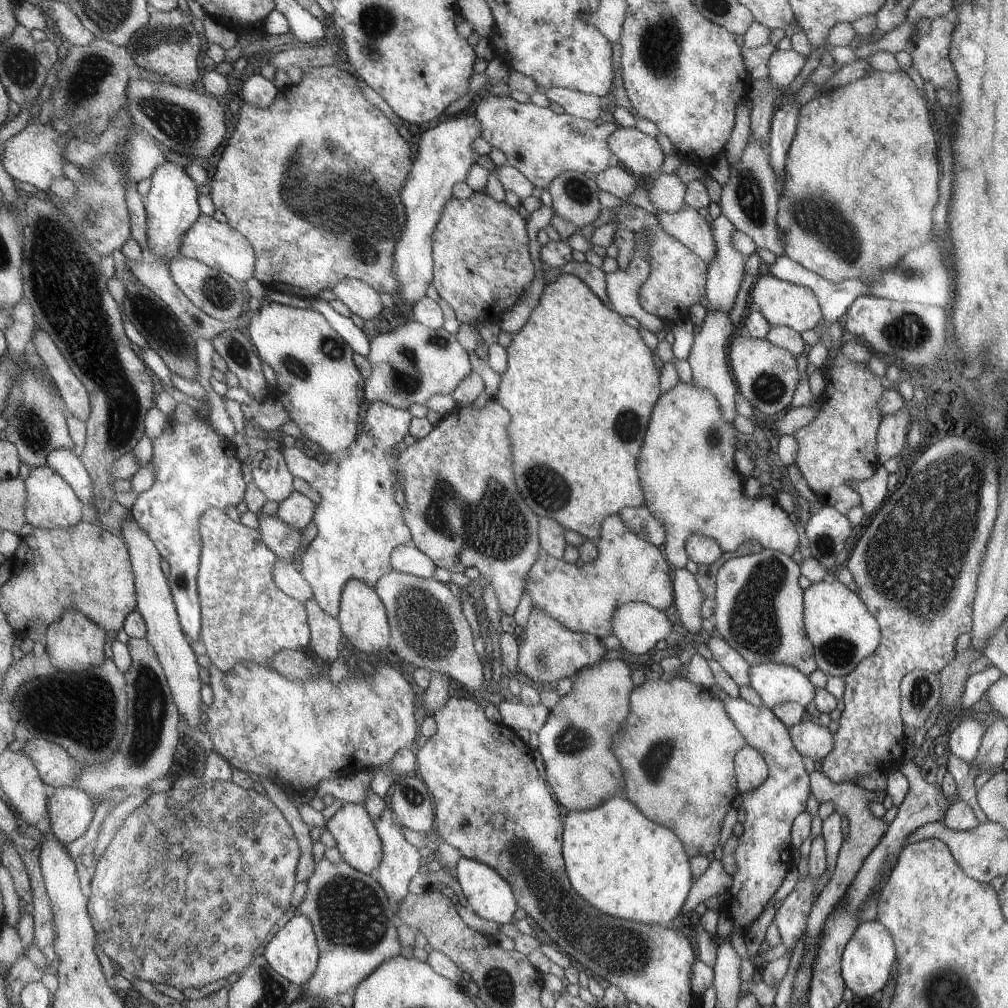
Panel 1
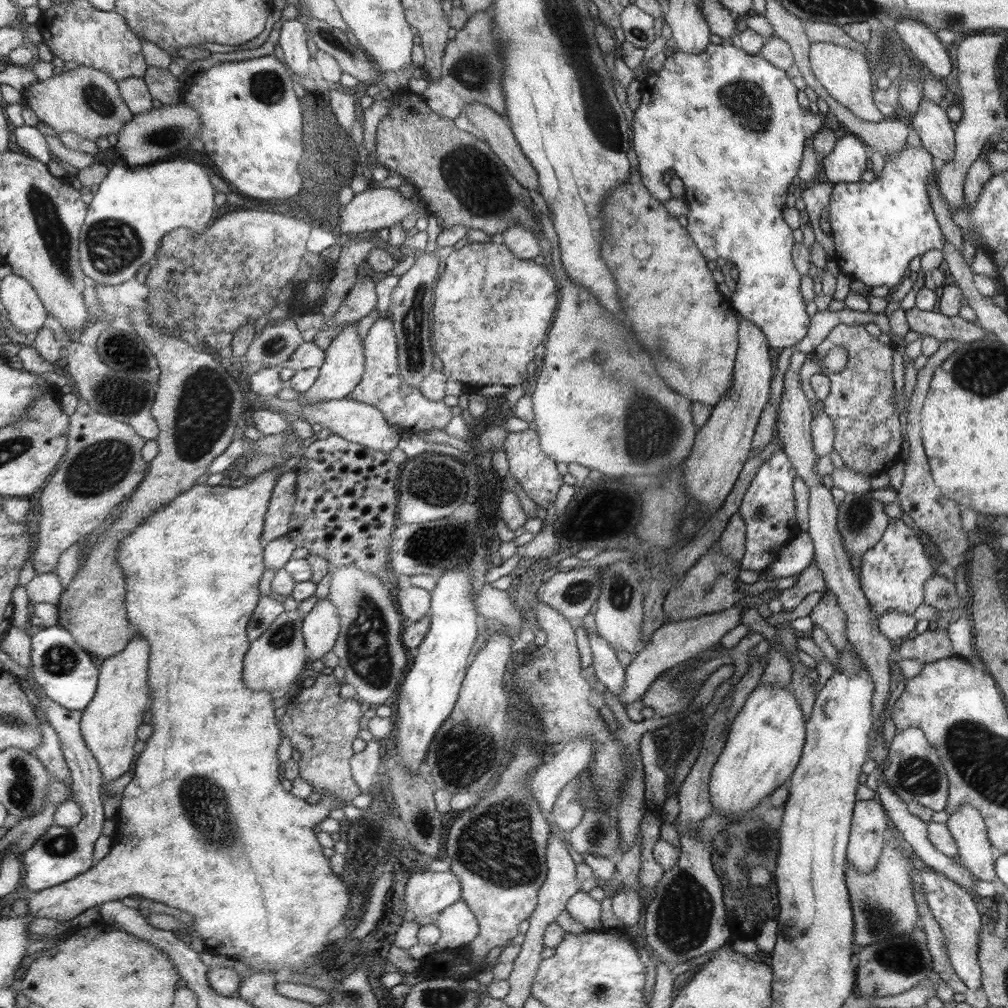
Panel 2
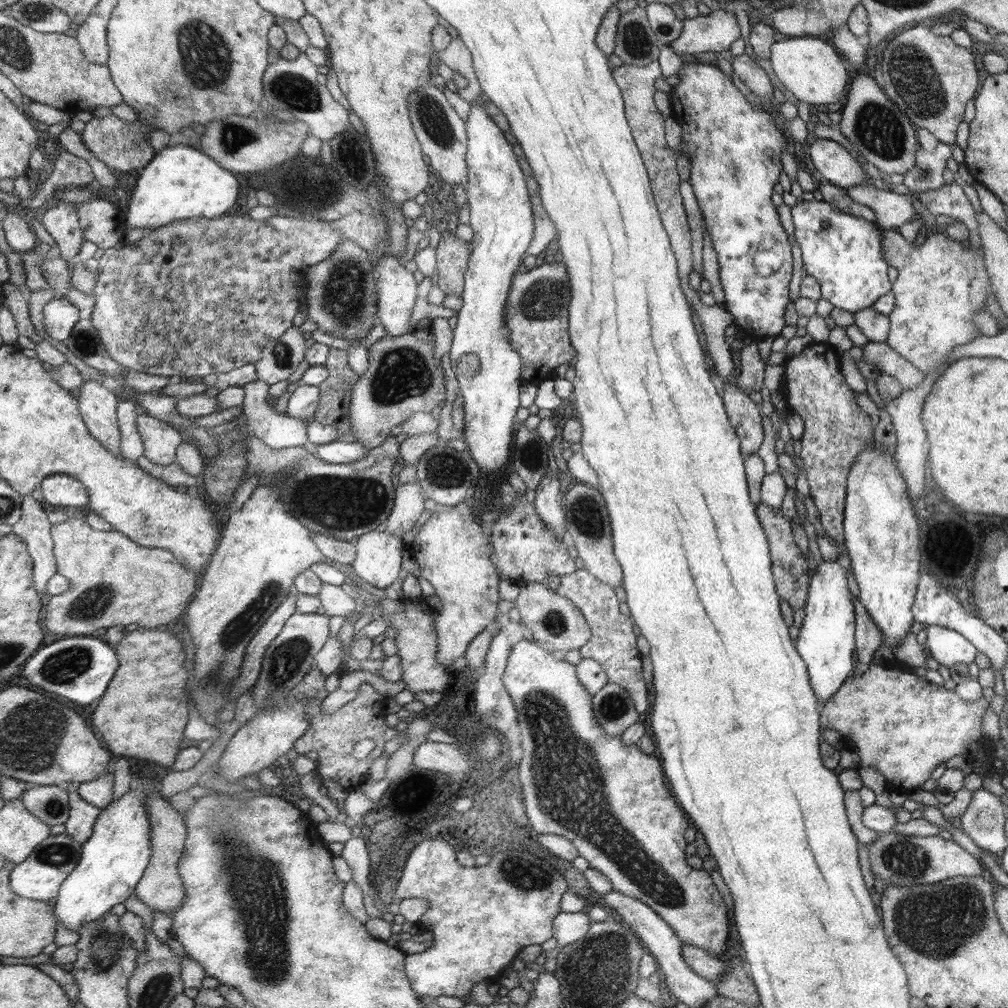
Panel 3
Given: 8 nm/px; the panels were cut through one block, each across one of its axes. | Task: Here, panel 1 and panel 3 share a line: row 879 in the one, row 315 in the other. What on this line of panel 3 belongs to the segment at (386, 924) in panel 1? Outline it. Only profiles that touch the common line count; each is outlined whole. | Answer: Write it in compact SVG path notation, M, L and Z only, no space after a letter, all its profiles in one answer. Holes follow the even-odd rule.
M346 238L332 256L308 266L308 318L326 334L363 344L364 338L378 323L378 276L371 262L370 252Z

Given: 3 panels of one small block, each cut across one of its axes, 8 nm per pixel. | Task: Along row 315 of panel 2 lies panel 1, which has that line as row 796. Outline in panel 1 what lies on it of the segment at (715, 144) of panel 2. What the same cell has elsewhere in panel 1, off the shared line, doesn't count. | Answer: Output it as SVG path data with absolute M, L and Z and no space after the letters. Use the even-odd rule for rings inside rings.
M716 683L708 689L724 702L724 708L748 744L759 750L770 765L767 781L756 790L741 794L739 805L744 806L746 810L744 833L738 838L738 846L734 850L736 872L731 876L732 884L728 892L724 894L725 911L732 920L733 930L746 936L752 922L760 918L760 914L770 902L770 896L774 896L774 892L784 882L784 876L788 874L790 866L784 864L792 862L792 822L798 814L804 812L811 784L808 784L808 772L804 768L802 755L792 742L790 729L775 715L775 711L764 705L754 706L742 697L734 698L726 694Z

